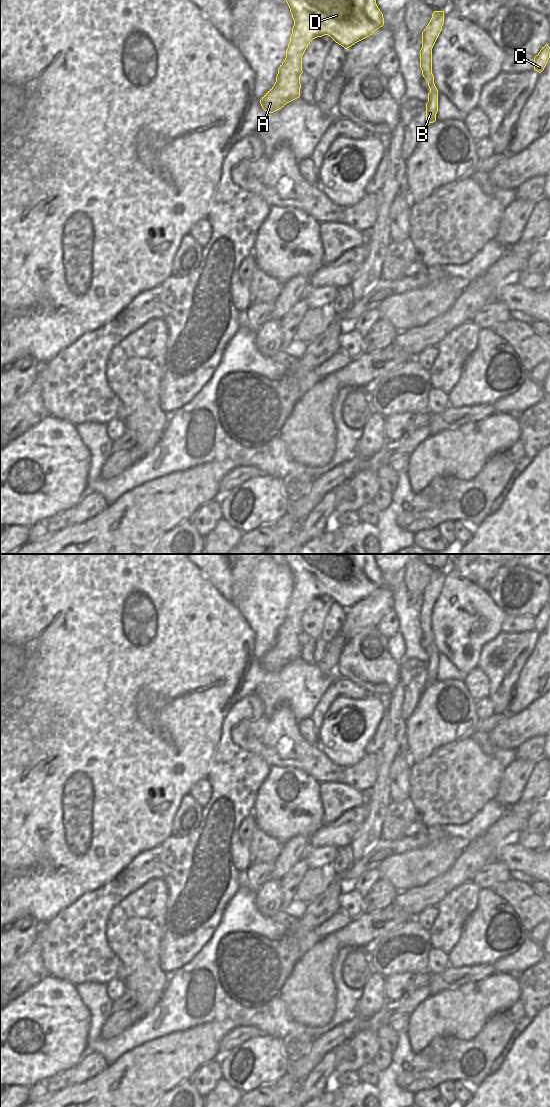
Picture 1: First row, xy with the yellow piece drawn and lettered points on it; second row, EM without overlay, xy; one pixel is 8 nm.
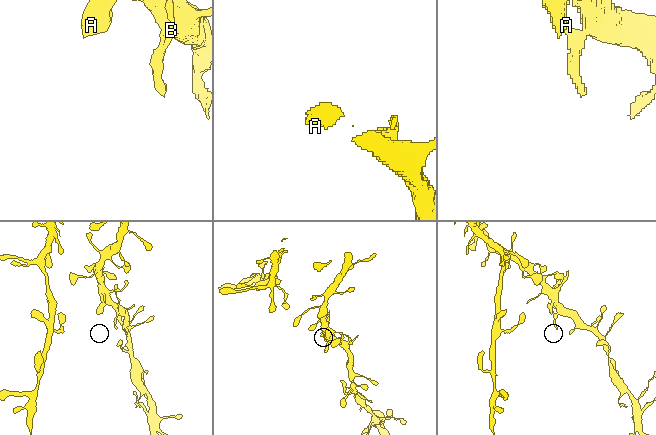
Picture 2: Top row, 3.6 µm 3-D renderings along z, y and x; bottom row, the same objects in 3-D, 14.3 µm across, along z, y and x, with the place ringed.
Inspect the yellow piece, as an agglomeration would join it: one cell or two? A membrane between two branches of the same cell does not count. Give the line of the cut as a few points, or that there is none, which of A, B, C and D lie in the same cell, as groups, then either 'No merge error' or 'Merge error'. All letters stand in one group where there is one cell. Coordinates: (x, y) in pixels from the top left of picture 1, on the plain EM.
No split. Groups: A B C D. No merge error.

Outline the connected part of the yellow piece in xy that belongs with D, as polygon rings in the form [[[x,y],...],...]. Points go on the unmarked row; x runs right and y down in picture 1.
[[[283,554],[283,556],[290,568],[294,586],[286,618],[278,628],[276,642],[260,660],[262,668],[269,673],[300,657],[302,616],[313,599],[328,595],[347,609],[384,585],[383,574],[376,564],[374,554]]]

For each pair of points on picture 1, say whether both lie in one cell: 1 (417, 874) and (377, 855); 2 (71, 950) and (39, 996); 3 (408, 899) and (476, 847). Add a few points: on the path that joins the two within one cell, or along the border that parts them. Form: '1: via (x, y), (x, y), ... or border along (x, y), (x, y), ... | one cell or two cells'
1: border along (406, 851), (387, 856), (376, 867) | two cells
2: border along (49, 975), (56, 976), (75, 985) | two cells
3: via (426, 895), (444, 884), (463, 865) | one cell

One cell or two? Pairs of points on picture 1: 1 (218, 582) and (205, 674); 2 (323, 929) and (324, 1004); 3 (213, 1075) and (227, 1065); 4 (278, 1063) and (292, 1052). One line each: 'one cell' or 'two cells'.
1: two cells
2: two cells
3: two cells
4: two cells

